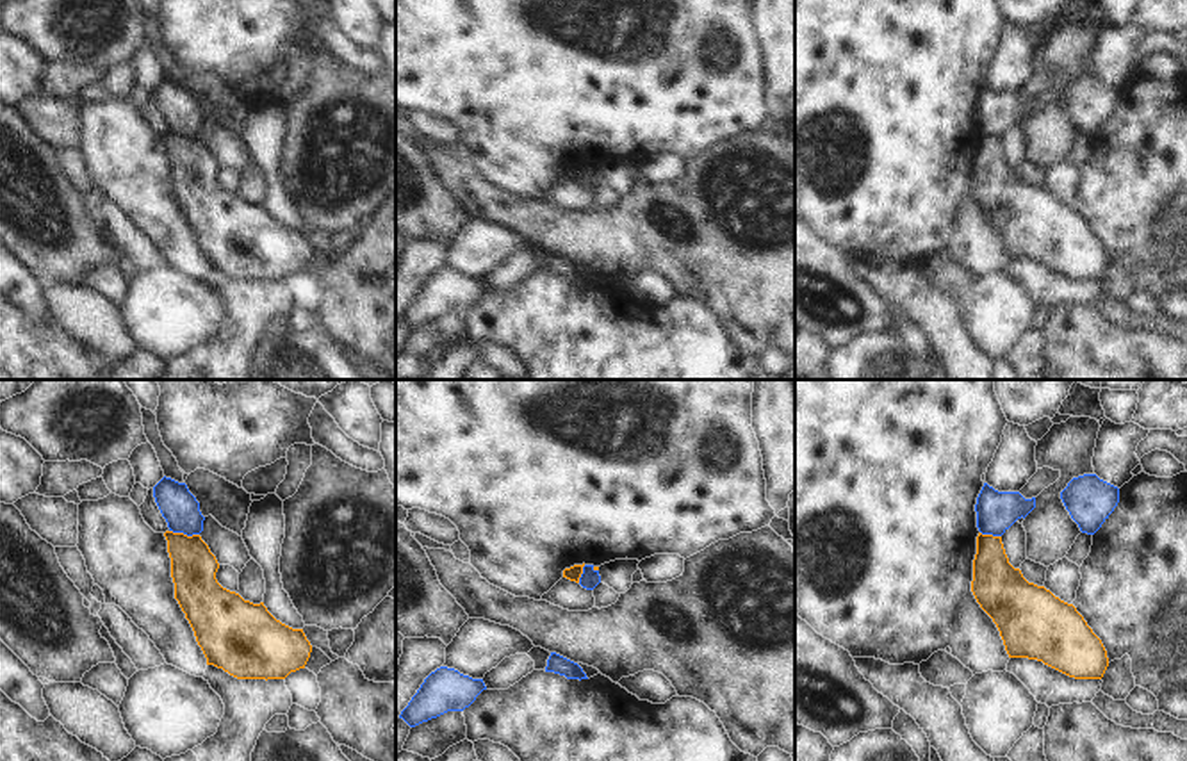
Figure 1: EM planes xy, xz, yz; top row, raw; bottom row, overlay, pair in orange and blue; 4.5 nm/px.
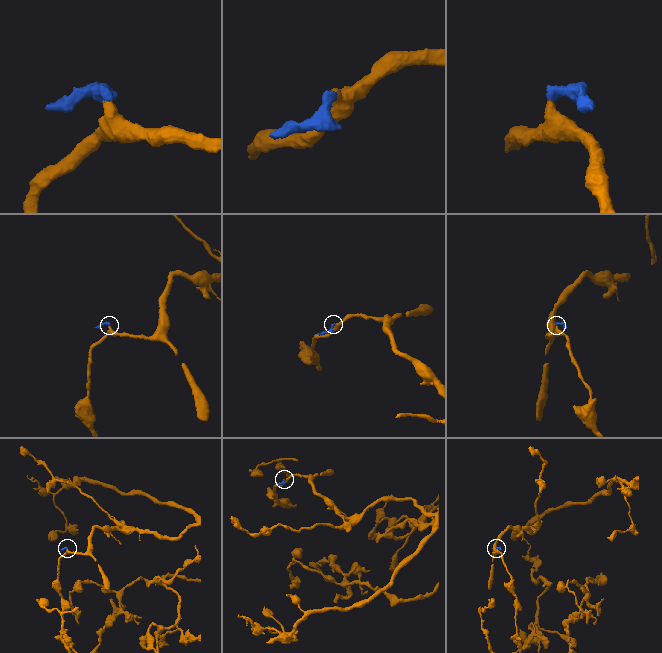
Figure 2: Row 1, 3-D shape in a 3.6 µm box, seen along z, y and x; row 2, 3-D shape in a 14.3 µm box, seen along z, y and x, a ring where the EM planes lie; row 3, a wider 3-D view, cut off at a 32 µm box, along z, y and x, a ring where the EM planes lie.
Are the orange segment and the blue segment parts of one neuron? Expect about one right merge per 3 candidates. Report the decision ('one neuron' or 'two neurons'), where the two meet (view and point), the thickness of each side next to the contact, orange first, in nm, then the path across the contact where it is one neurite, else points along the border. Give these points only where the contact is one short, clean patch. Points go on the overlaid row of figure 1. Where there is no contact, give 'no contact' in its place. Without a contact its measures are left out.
two neurons | xy (182, 533) | 200/170 nm | along xy (170, 530), (198, 535)

